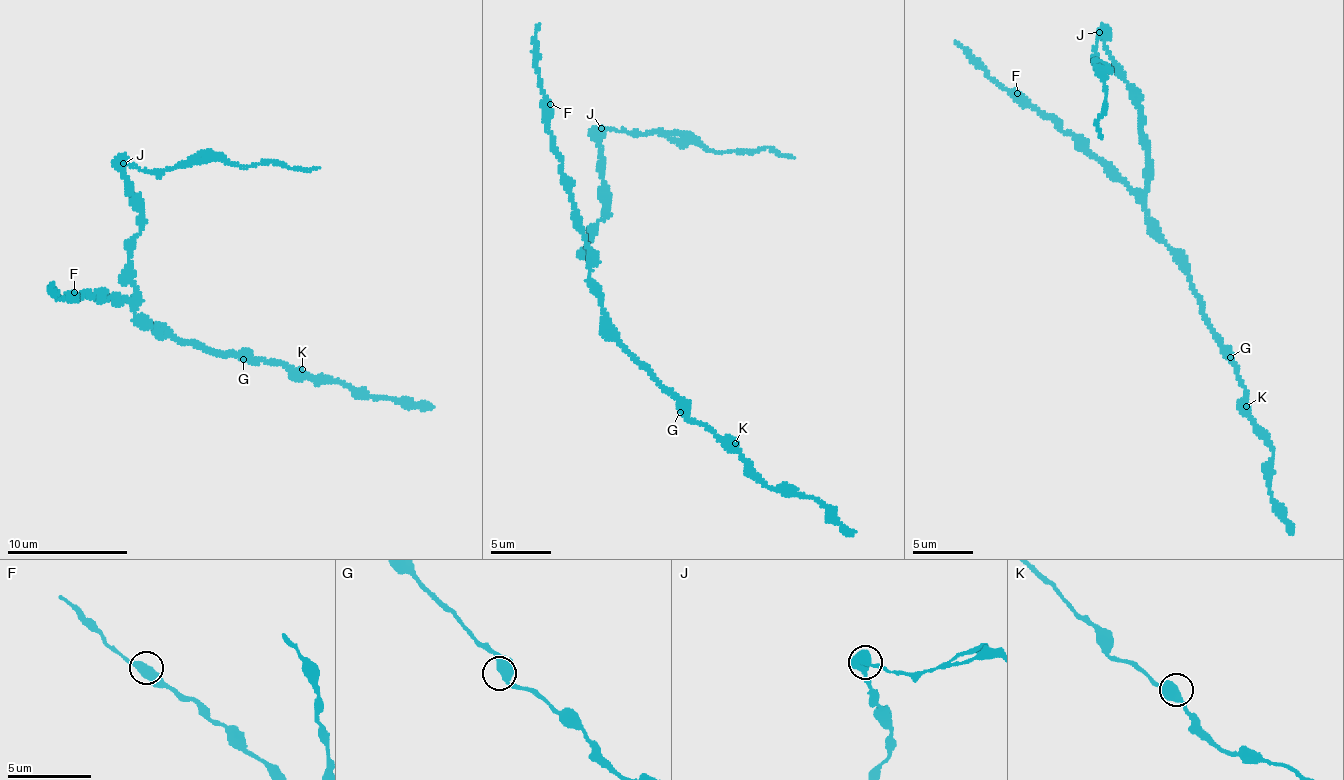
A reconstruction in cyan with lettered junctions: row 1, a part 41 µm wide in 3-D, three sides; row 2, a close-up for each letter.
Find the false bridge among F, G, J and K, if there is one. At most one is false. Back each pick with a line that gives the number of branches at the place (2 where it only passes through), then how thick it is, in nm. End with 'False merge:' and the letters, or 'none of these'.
J: 2 branches meet; 500 nm thick
False merge: J

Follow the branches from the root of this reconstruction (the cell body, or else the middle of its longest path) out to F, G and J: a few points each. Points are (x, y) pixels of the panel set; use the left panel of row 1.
F: (135, 301), (134, 304), (123, 300), (122, 305), (94, 296), (90, 299), (80, 295), (79, 300), (74, 292)
G: (135, 301), (135, 319), (172, 335), (243, 359)
J: (135, 301), (128, 241), (140, 230), (140, 198), (133, 193), (124, 164)

